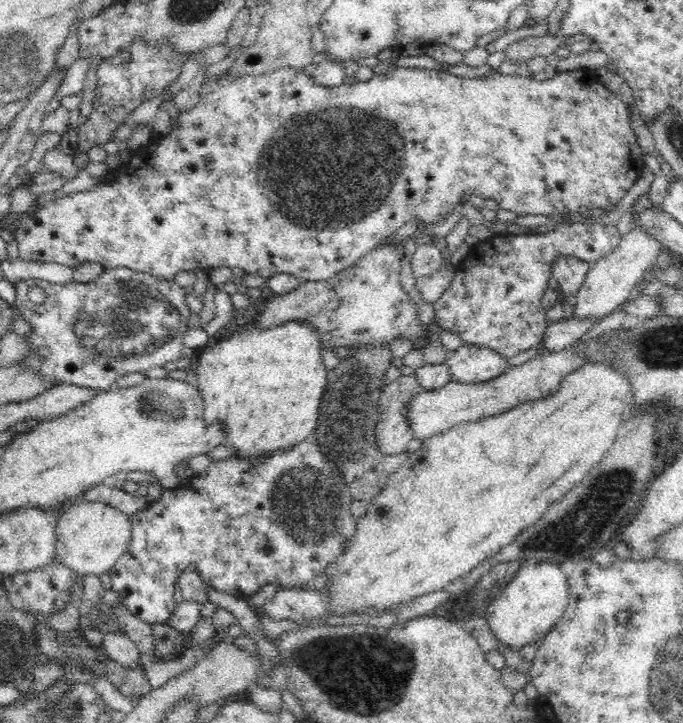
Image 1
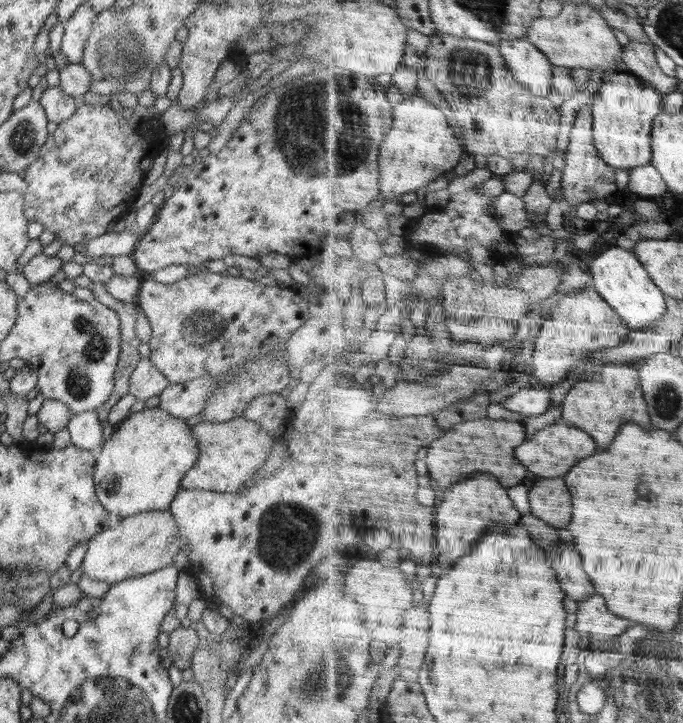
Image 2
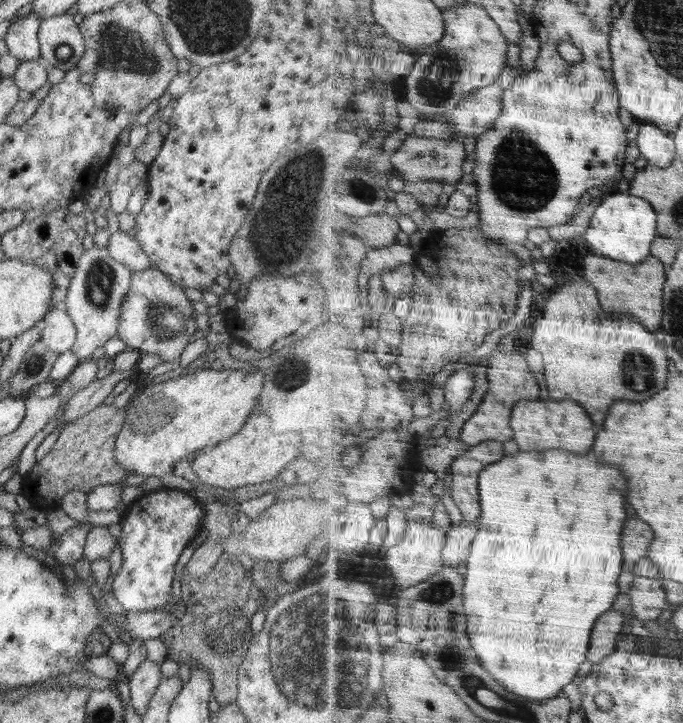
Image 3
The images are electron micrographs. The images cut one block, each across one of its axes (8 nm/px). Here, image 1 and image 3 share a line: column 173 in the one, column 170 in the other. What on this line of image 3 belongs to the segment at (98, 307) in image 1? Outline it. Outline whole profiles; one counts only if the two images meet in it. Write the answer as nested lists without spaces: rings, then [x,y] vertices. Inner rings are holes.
[[[155,267],[131,273],[131,287],[121,305],[118,325],[117,335],[128,350],[159,356],[162,363],[180,358],[199,332],[192,300],[181,286]]]

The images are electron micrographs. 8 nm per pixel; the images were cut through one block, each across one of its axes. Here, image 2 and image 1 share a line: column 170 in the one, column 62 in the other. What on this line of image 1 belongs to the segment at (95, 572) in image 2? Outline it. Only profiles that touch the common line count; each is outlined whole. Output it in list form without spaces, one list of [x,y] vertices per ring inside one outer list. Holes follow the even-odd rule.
[[[80,500],[56,518],[56,562],[82,576],[107,573],[128,550],[131,532],[126,513],[103,502]]]

